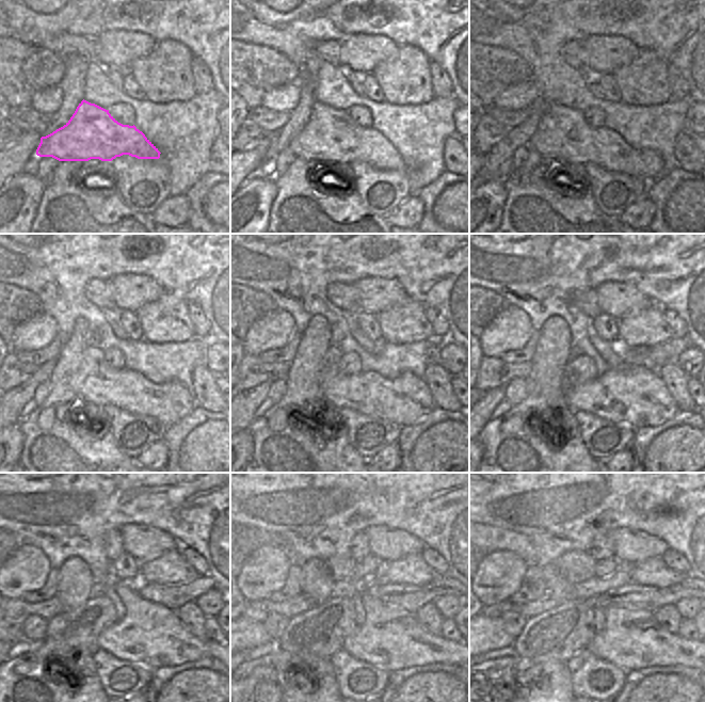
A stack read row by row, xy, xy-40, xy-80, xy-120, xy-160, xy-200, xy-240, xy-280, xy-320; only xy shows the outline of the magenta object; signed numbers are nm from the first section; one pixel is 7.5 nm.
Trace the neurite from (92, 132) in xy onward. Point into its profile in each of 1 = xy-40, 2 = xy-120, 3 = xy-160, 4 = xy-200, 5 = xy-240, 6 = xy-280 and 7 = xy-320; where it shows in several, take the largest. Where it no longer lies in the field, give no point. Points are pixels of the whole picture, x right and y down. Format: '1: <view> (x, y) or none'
1: xy-40 (330, 134)
2: xy-120 (95, 381)
3: xy-160 (405, 400)
4: xy-200 (634, 395)
5: xy-240 (151, 635)
6: xy-280 (390, 638)
7: xy-320 (633, 640)

